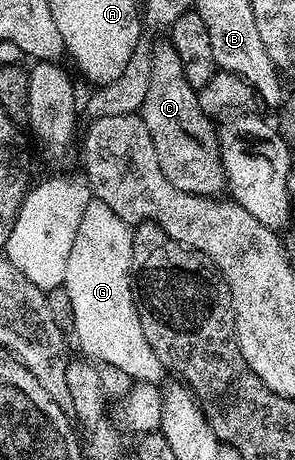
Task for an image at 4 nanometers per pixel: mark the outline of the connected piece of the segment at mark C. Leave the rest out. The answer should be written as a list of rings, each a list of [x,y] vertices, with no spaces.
[[[154,41],[151,49],[151,84],[147,87],[147,97],[143,99],[139,113],[143,124],[147,124],[147,132],[151,132],[151,144],[155,144],[159,168],[163,168],[163,176],[183,192],[204,198],[224,195],[227,179],[218,127],[213,127],[214,119],[199,108],[197,91],[187,84],[179,52],[175,52],[172,41]]]

